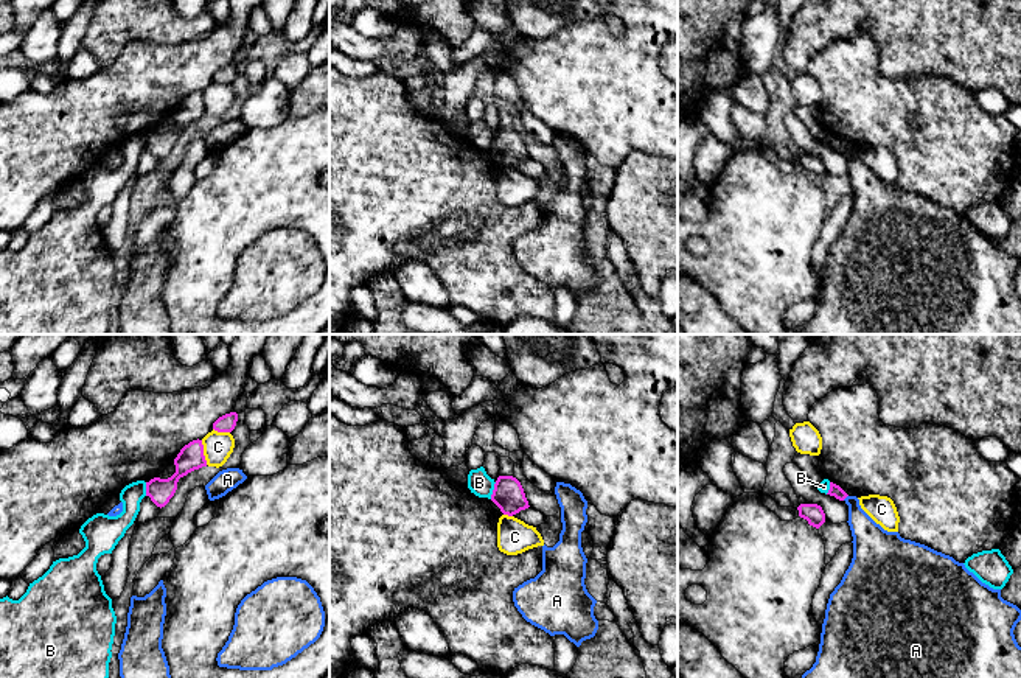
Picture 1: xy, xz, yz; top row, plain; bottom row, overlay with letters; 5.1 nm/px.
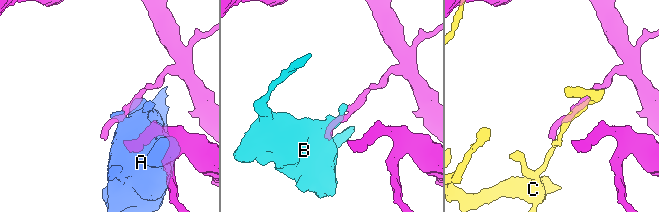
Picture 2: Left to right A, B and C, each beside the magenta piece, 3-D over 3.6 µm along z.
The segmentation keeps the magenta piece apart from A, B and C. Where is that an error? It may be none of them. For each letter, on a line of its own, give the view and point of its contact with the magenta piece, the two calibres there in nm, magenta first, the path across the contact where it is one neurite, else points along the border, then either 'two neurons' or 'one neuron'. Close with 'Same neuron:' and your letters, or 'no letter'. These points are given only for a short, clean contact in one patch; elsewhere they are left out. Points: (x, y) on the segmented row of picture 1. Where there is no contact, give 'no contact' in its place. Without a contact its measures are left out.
A: contact yz (844, 498); calibres 70 and 180 nm; border yz (847, 495), (843, 499); two neurons
B: contact xz (493, 490); calibres 160 and 120 nm; two neurons
C: contact xy (202, 453); calibres 130 and 150 nm; two neurons
Same neuron: no letter

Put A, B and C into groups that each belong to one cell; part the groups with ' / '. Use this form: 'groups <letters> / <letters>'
groups A / B / C

